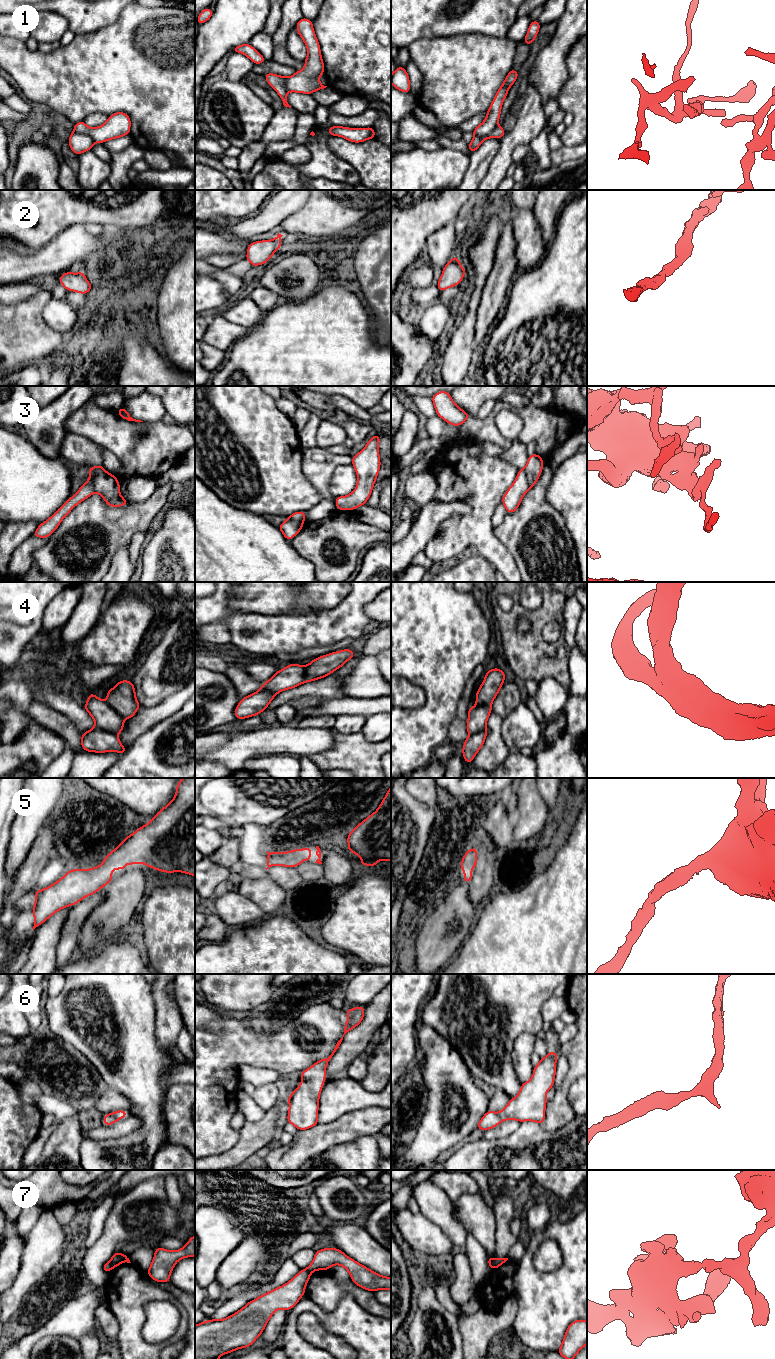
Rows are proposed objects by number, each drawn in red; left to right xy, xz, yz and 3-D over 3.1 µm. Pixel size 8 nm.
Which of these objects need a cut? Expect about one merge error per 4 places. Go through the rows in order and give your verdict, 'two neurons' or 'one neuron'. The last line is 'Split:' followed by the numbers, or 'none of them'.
1: one neuron
2: one neuron
3: two neurons
4: one neuron
5: one neuron
6: one neuron
7: two neurons
Split: 3, 7

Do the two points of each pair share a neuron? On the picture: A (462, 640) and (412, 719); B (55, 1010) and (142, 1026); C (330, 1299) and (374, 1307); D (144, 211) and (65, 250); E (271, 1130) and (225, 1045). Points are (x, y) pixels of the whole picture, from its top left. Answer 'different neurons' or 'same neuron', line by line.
A: same neuron
B: same neuron
C: same neuron
D: different neurons
E: different neurons

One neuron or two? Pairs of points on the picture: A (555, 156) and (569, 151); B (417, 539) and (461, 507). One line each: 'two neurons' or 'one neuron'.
A: one neuron
B: one neuron

